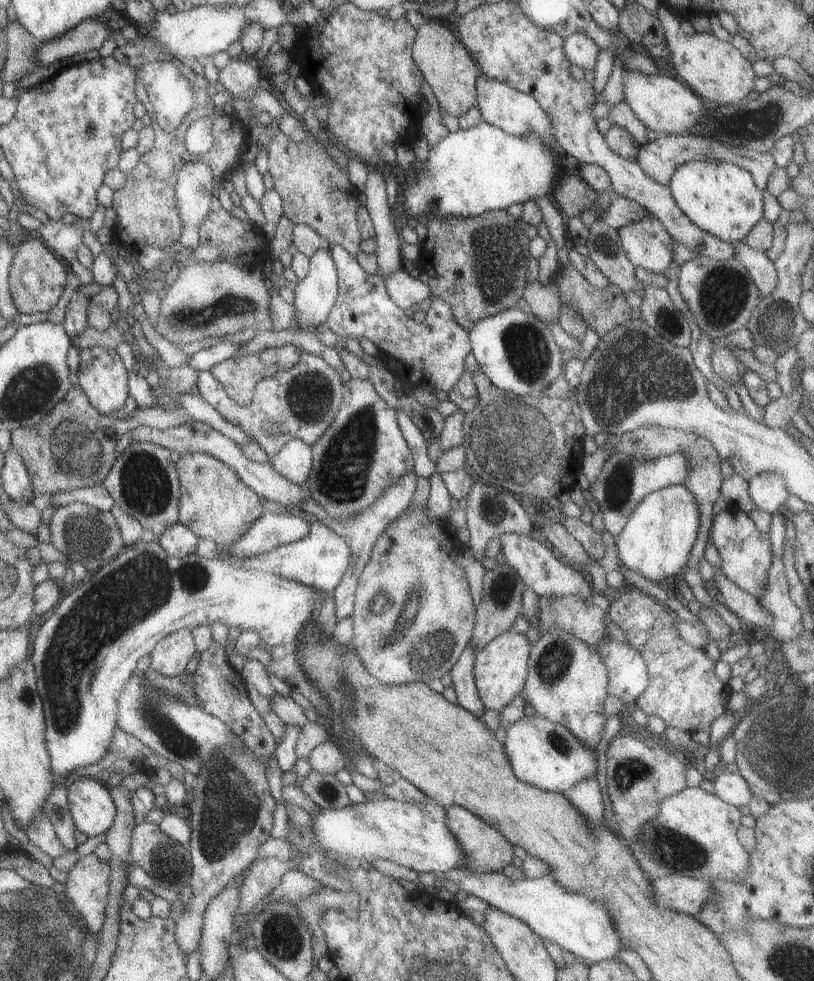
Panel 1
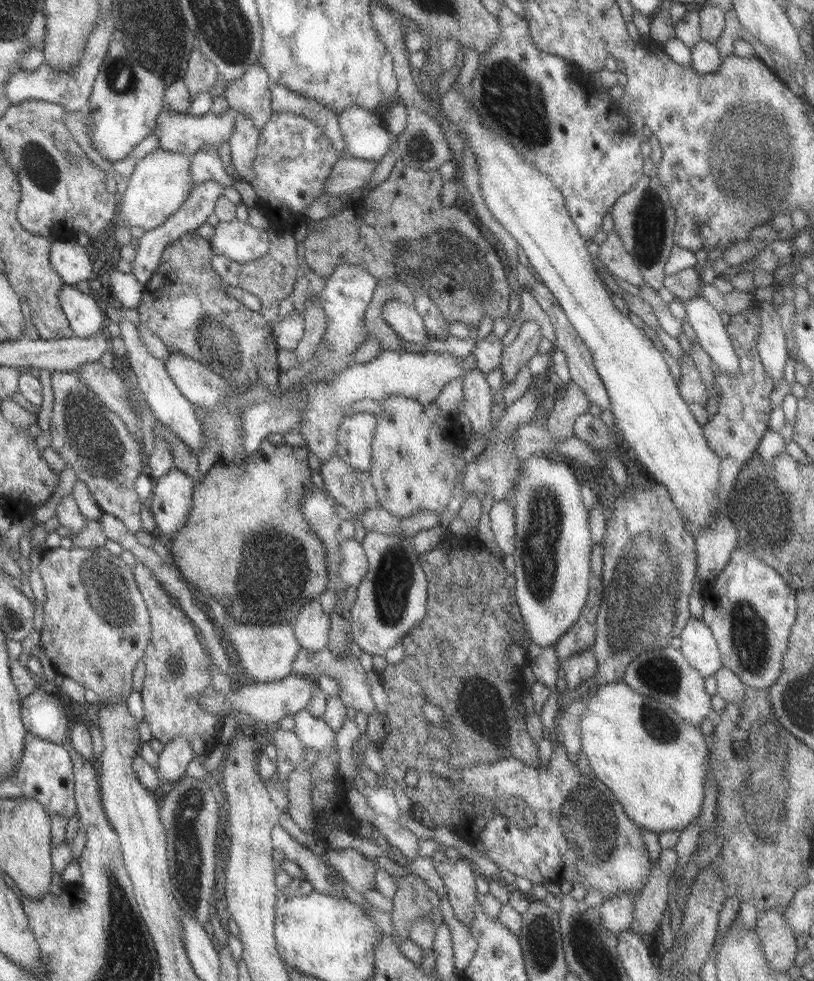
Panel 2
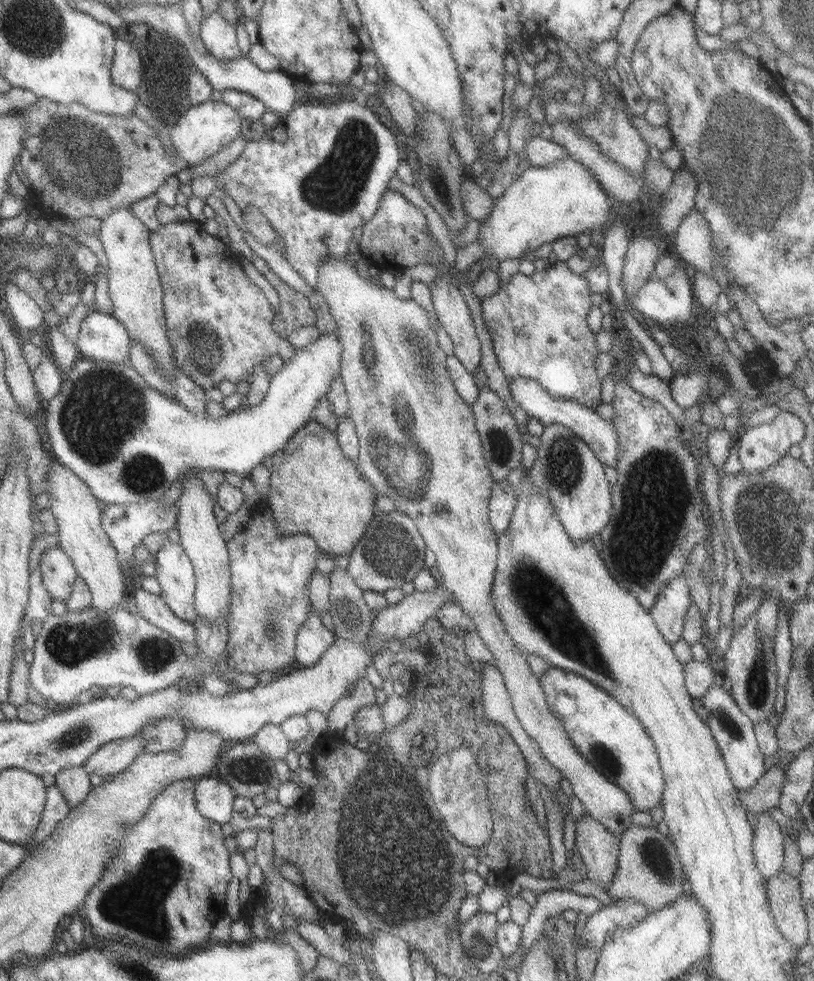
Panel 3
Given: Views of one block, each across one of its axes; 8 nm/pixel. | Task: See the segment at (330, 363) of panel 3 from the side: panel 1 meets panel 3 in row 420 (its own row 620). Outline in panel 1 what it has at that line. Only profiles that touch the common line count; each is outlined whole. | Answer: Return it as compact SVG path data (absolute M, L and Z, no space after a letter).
M139 540L134 545L125 545L112 559L109 559L103 566L100 566L95 572L87 575L87 578L74 585L71 592L67 592L61 600L49 612L48 618L39 626L35 632L35 638L31 642L31 654L29 660L33 663L36 678L36 692L42 702L44 716L43 740L49 757L50 773L56 781L67 782L70 780L71 772L76 768L90 765L97 762L106 752L113 731L117 728L116 723L116 700L121 692L126 680L131 676L136 668L137 661L143 655L148 655L149 651L159 642L160 638L175 632L177 629L186 628L191 630L199 625L209 626L212 622L218 622L225 626L235 626L240 631L252 630L258 634L261 646L265 644L267 648L275 645L286 645L292 647L295 640L301 636L303 628L309 622L311 616L319 602L325 598L326 594L316 591L310 586L295 582L294 580L284 579L273 573L258 571L255 569L242 569L221 560L219 557L204 559L198 557L195 553L188 554L183 558L167 556L164 550L154 541L144 543Z

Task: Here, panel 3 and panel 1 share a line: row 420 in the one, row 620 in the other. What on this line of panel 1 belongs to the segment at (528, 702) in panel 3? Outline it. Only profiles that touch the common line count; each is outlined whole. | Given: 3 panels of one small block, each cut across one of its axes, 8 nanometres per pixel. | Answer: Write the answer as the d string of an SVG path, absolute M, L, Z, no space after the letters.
M411 504L406 507L395 520L392 520L379 536L375 539L372 549L370 550L370 557L367 559L365 566L361 569L358 576L358 583L354 592L354 599L352 604L352 611L350 614L352 622L352 633L349 639L348 646L350 650L359 657L365 670L380 683L386 685L404 685L407 683L427 683L433 678L440 678L445 672L457 662L457 657L461 651L466 648L470 642L470 636L474 625L474 612L476 611L473 604L470 590L466 580L464 579L464 572L459 563L455 559L449 558L451 550L450 540L444 534L444 530L439 522L433 522L426 513L426 510L420 507L412 507Z

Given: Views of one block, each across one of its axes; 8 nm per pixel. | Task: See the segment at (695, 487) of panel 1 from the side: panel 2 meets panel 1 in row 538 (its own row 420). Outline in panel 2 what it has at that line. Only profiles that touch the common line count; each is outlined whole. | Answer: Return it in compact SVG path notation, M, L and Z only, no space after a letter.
M685 353L681 357L681 363L678 364L680 378L677 389L693 418L699 423L699 426L703 426L709 419L706 410L708 394L691 359L689 353Z

